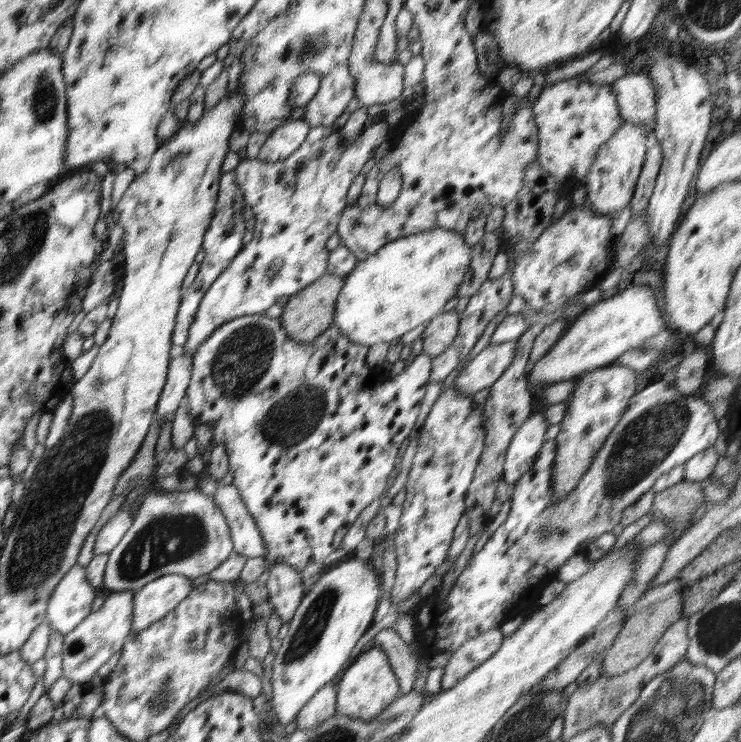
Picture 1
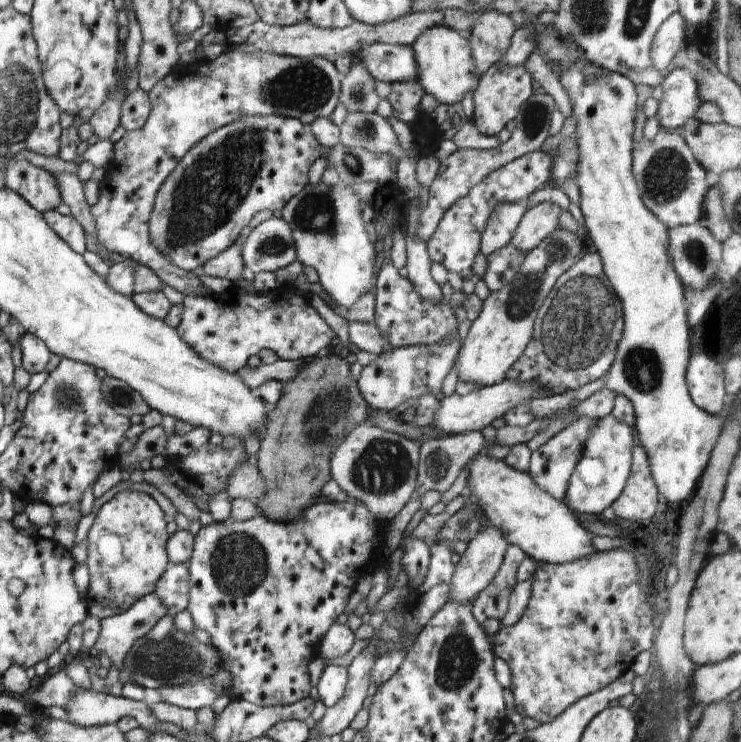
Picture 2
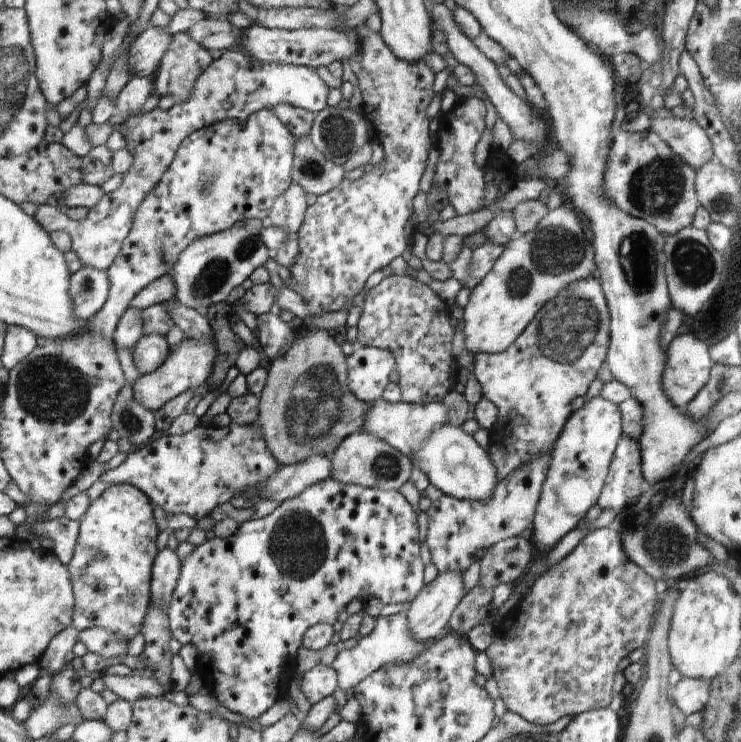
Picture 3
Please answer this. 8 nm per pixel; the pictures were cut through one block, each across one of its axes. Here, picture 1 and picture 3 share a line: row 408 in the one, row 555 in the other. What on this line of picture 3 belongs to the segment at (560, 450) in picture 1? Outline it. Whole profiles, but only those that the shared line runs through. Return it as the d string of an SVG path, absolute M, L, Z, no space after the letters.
M613 526L600 528L599 530L590 531L582 542L568 554L558 564L550 566L546 571L541 573L539 578L534 580L534 583L528 588L524 597L520 599L518 606L518 616L512 630L508 630L506 634L496 634L492 640L492 644L485 651L486 655L492 663L492 675L498 690L500 691L500 699L504 701L506 708L510 713L518 714L526 722L535 725L548 725L556 722L564 716L574 716L578 714L607 708L613 700L613 684L614 677L617 674L618 664L620 661L630 655L630 653L638 648L644 648L648 642L649 631L653 628L653 619L656 618L658 612L658 602L663 595L656 591L656 580L651 578L628 558L628 554L624 552L622 545L621 534L618 529Z

